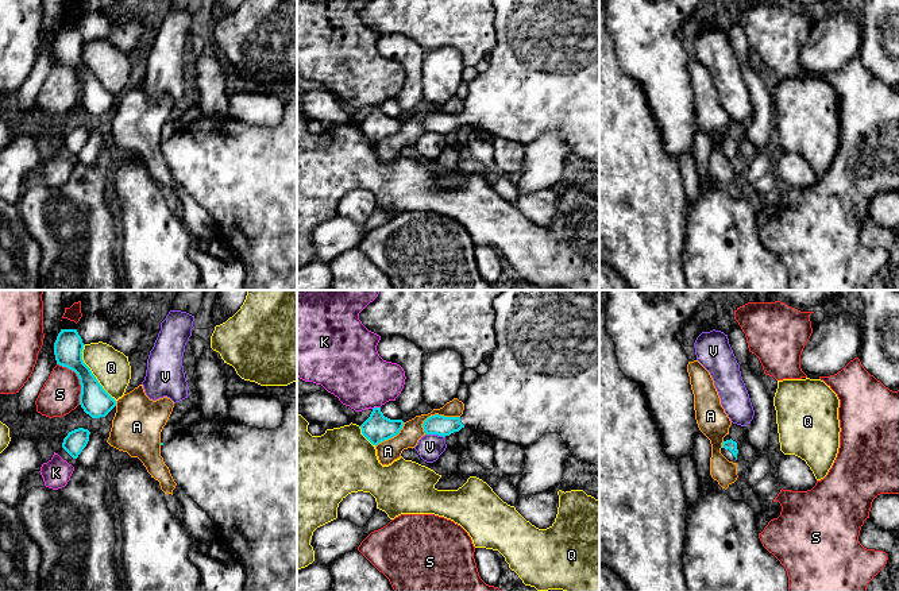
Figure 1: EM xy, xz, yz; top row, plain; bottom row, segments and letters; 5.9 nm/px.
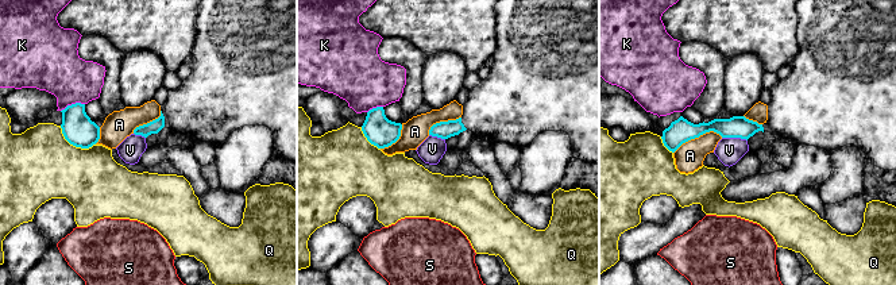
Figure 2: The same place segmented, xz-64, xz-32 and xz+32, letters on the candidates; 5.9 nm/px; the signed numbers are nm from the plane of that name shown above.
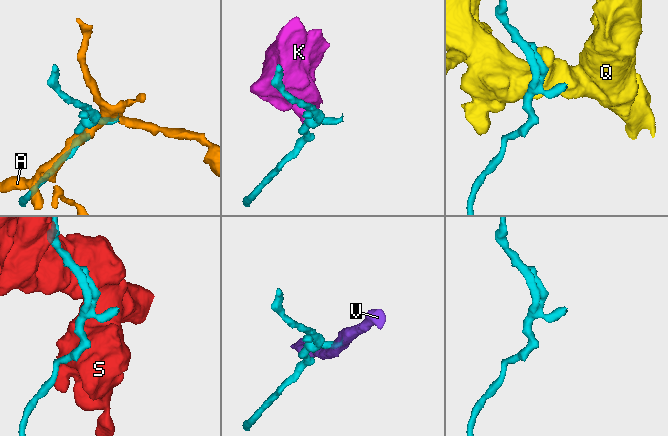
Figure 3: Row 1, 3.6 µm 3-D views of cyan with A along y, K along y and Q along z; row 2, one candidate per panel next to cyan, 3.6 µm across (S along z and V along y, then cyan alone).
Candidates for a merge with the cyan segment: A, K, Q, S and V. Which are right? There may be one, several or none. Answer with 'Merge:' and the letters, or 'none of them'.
Merge: none of them

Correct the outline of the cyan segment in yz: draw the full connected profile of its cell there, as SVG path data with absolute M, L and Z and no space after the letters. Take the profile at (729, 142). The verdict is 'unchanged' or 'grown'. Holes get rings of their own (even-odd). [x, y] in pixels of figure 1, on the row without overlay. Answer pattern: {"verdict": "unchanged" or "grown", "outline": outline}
{"verdict": "grown", "outline": "M732 136L724 139L724 140L722 140L722 146L721 146L721 151L722 151L729 159L737 161L737 151L738 151L737 140L733 139Z"}

